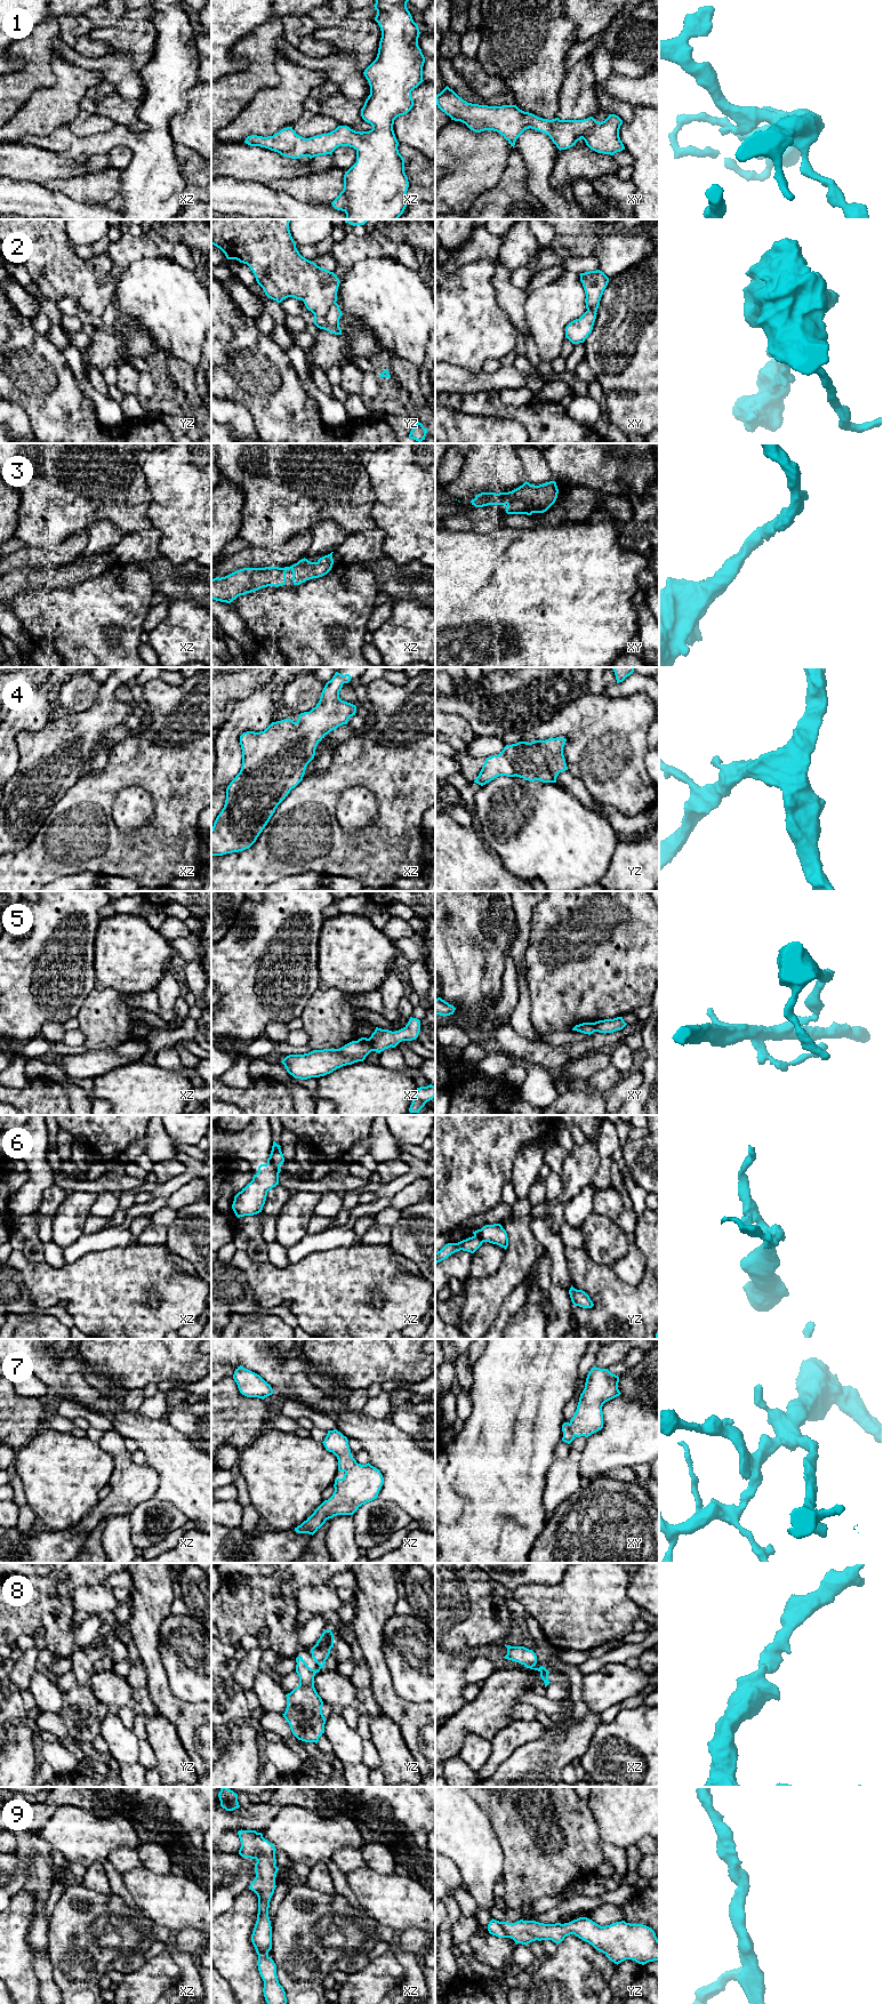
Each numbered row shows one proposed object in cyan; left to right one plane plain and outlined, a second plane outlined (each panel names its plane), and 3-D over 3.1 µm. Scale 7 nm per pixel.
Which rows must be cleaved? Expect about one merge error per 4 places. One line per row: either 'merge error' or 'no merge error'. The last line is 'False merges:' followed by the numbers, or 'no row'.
1: no merge error
2: merge error
3: no merge error
4: no merge error
5: merge error
6: merge error
7: no merge error
8: no merge error
9: no merge error
False merges: 2, 5, 6

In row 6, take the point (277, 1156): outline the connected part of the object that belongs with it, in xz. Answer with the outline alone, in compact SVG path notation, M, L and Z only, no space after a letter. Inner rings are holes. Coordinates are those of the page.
M273 1141L272 1151L270 1154L272 1162L278 1165L283 1164L283 1162L284 1162L284 1157L283 1157L283 1154L282 1154L280 1147L281 1147L280 1145L278 1145L275 1141Z

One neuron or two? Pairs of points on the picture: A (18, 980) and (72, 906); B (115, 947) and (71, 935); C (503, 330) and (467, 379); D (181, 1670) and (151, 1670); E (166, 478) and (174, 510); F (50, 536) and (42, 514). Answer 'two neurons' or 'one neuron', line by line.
A: one neuron
B: two neurons
C: two neurons
D: two neurons
E: one neuron
F: one neuron

